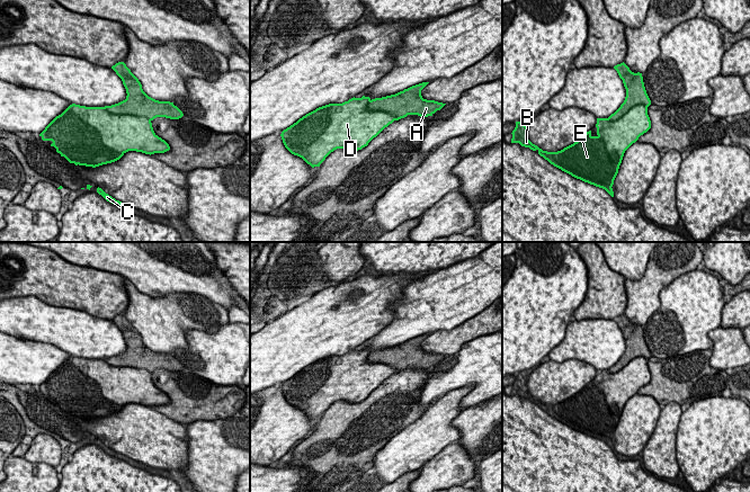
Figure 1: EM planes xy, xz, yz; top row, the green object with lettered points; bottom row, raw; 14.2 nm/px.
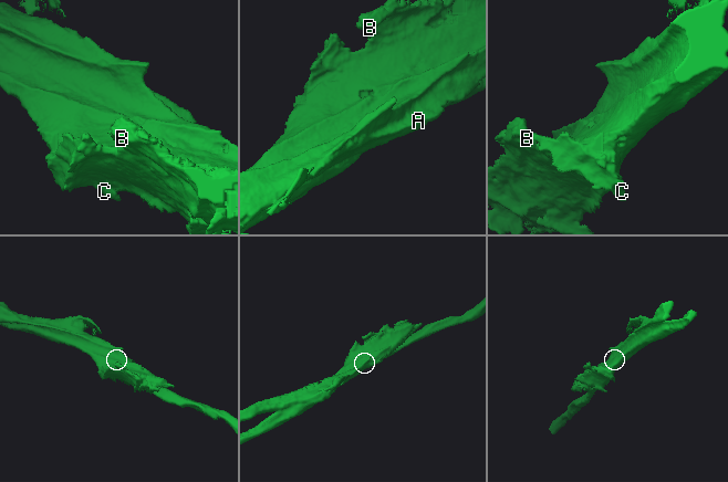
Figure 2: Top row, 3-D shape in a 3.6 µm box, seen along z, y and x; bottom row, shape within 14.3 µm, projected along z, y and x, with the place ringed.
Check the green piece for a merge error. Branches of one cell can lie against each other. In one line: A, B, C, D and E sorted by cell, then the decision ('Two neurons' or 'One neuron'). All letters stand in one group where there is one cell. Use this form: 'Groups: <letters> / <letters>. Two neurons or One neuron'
Groups: A / B C D E. Two neurons

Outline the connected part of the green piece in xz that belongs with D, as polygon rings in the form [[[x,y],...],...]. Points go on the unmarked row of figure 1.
[[[369,349],[351,350],[342,356],[329,356],[306,366],[280,386],[285,400],[294,408],[302,410],[312,420],[320,419],[325,410],[337,401],[358,403],[367,399],[385,379],[395,373],[395,368],[385,364],[370,364],[367,358]]]

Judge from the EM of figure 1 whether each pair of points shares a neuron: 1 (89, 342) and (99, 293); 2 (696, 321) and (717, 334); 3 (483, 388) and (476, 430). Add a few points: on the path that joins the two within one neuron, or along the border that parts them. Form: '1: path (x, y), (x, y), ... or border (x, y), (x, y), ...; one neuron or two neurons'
1: border (70, 307), (83, 310), (95, 316), (106, 319); two neurons
2: border (720, 325), (708, 332), (712, 349); two neurons
3: border (490, 396), (464, 409); two neurons

